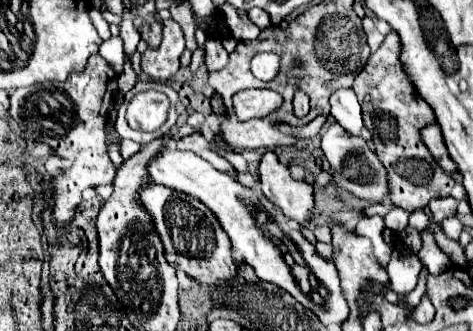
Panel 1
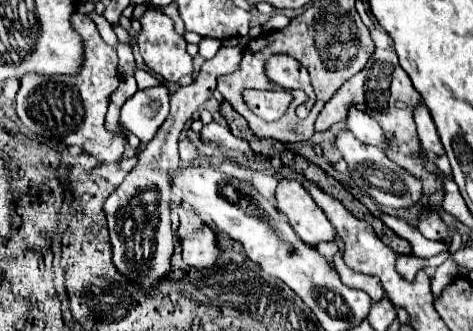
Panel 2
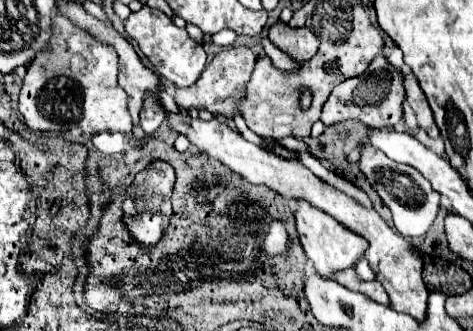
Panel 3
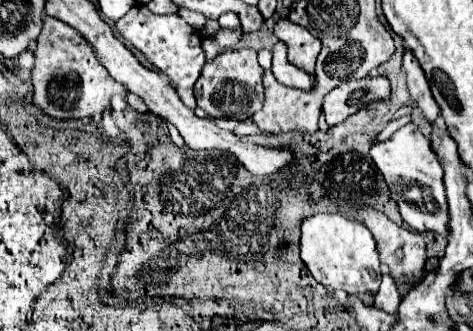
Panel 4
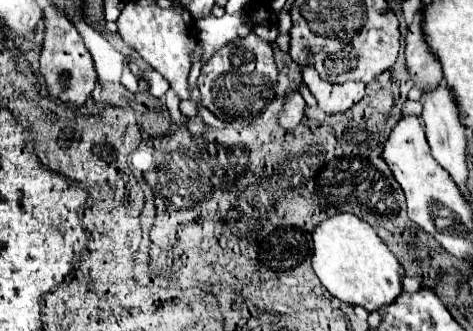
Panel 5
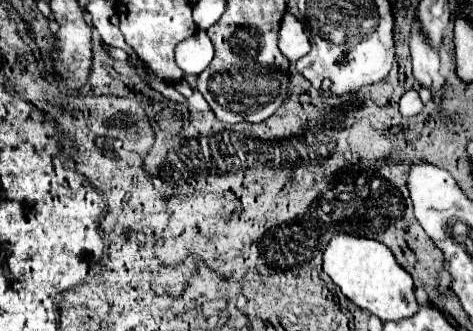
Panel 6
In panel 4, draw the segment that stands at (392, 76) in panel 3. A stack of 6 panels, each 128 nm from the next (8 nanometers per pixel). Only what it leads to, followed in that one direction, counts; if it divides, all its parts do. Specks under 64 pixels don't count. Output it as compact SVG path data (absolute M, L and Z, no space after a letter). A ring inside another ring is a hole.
M368 76L362 80L348 80L324 96L322 110L328 126L344 122L372 100L382 100L390 94L390 82L384 76Z

